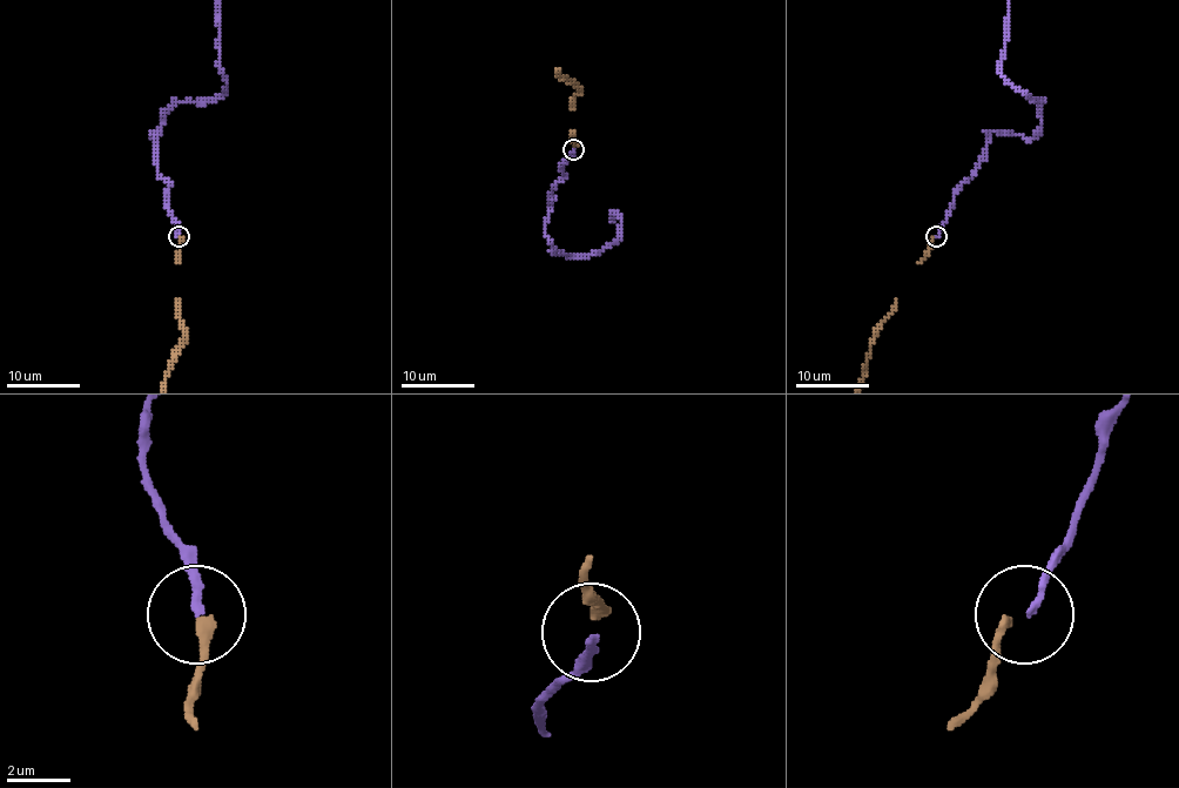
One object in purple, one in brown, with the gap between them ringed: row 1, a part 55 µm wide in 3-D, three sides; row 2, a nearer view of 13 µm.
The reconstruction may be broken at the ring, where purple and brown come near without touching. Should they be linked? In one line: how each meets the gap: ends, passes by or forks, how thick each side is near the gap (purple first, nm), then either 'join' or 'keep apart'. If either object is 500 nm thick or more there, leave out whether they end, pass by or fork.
purple ends; brown ends; calibres 280 and 340 nm; keep apart

